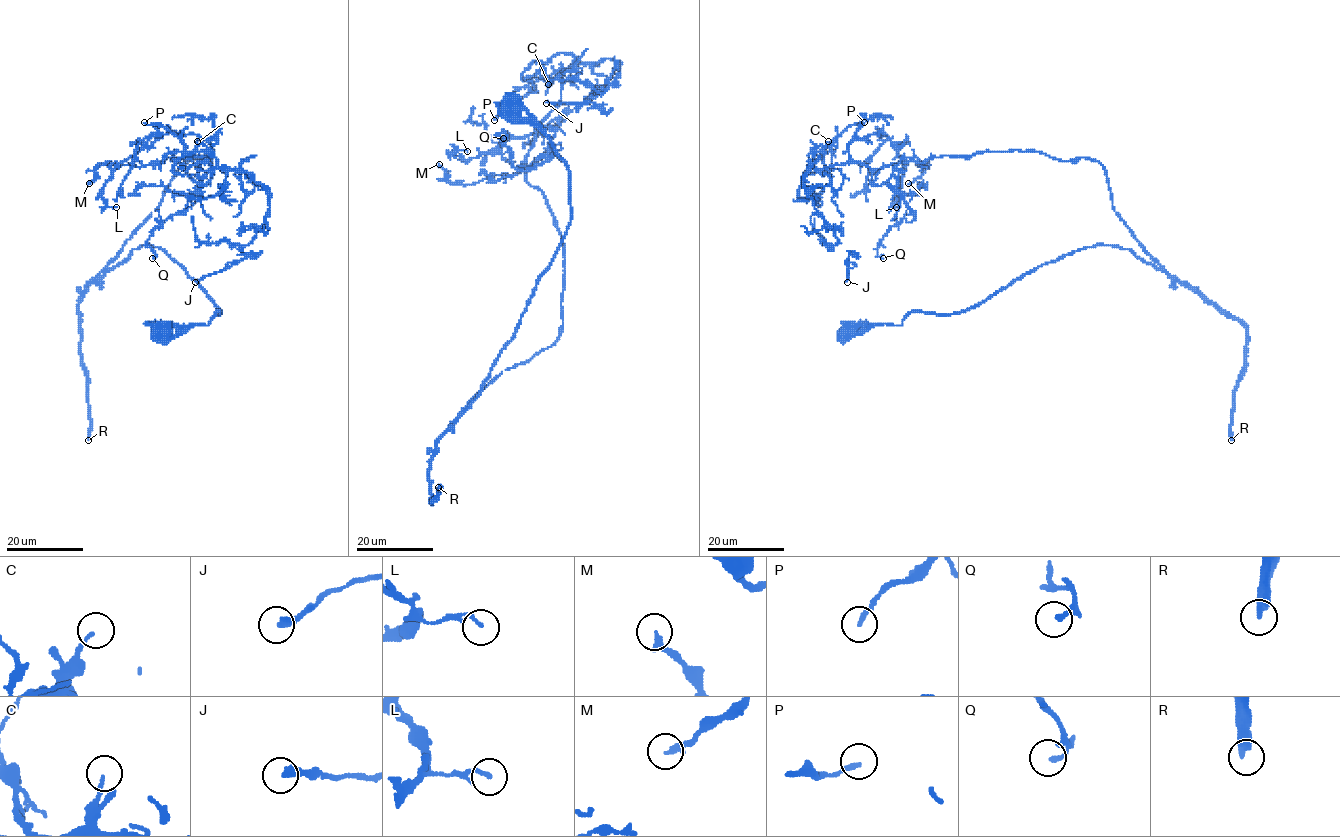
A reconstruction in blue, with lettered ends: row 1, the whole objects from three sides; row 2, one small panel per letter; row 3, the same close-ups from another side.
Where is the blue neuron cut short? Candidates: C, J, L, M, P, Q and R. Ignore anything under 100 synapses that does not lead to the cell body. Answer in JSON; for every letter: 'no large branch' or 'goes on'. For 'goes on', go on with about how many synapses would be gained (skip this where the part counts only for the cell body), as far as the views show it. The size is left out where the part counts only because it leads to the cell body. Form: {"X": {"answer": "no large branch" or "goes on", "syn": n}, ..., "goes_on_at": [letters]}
{"C": {"answer": "no large branch"}, "J": {"answer": "no large branch"}, "L": {"answer": "no large branch"}, "M": {"answer": "no large branch"}, "P": {"answer": "no large branch"}, "Q": {"answer": "no large branch"}, "R": {"answer": "goes on", "syn": 3000}, "goes_on_at": ["R"]}

